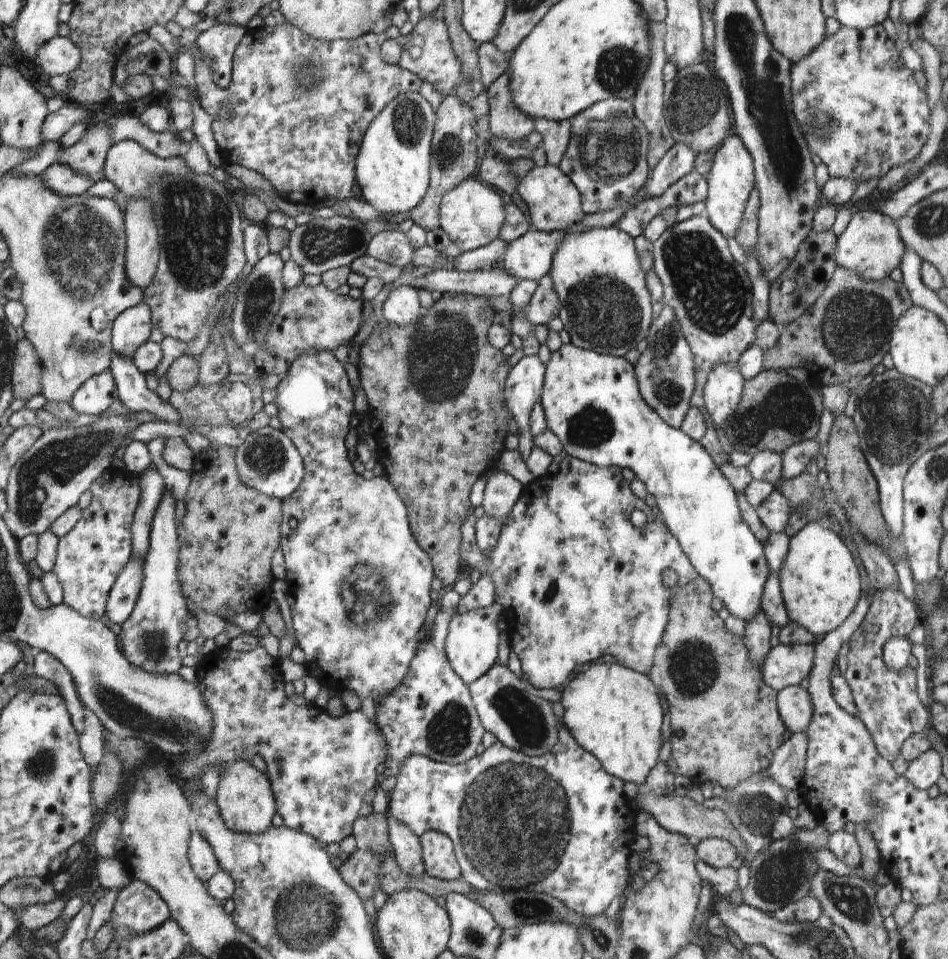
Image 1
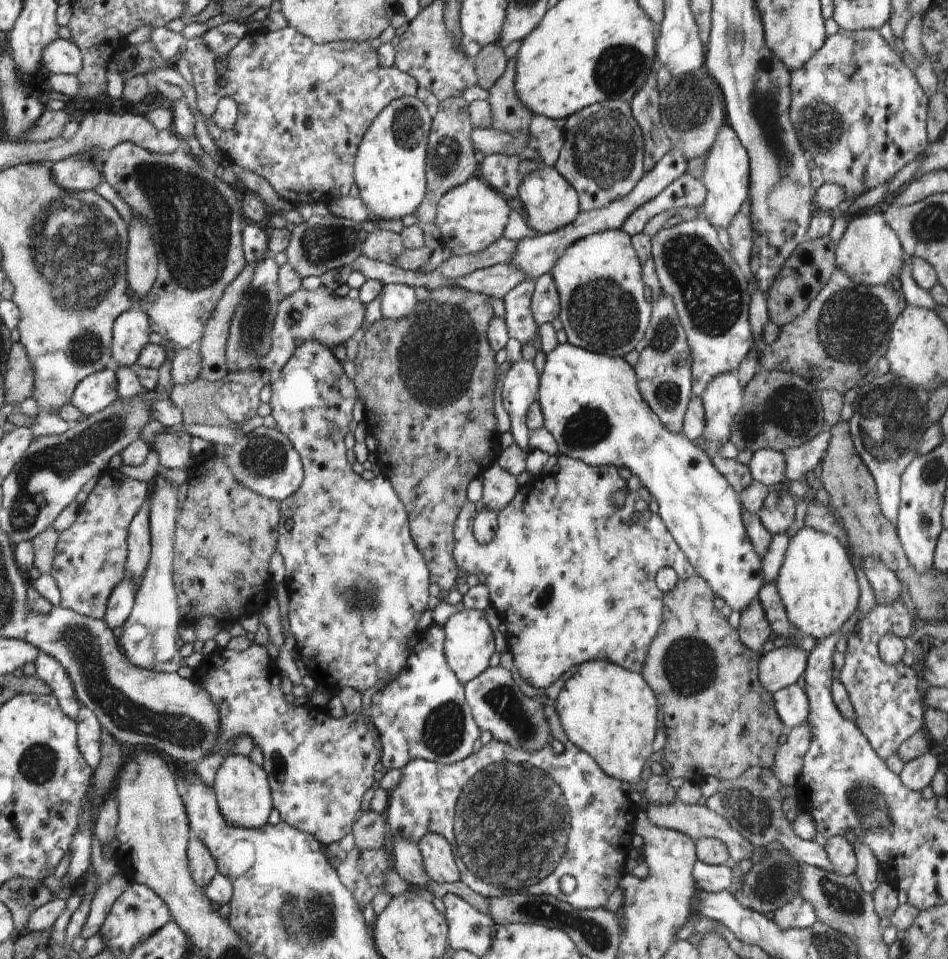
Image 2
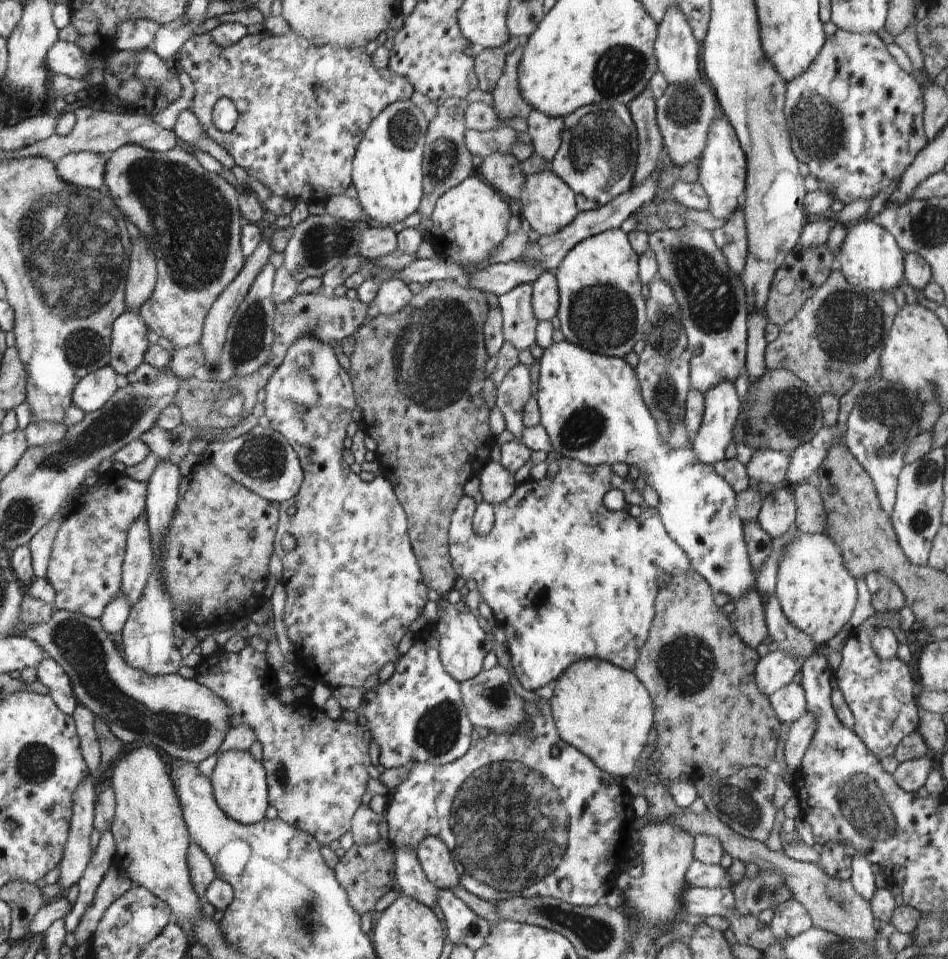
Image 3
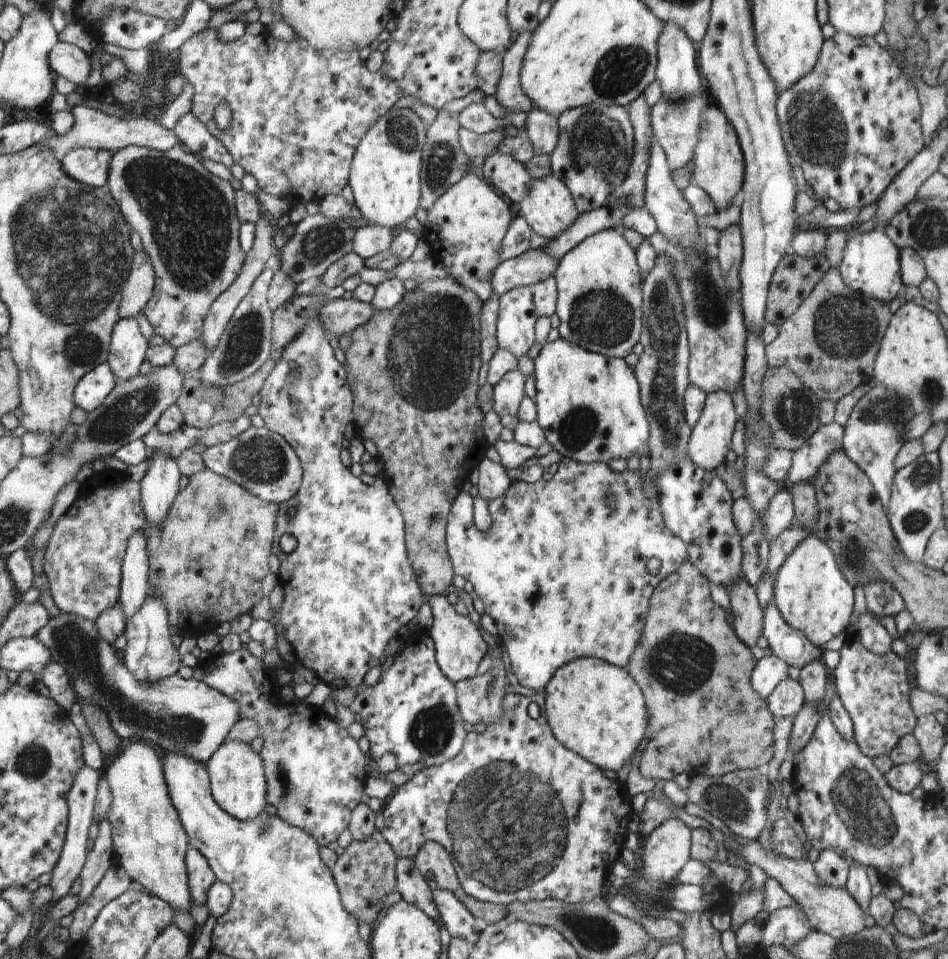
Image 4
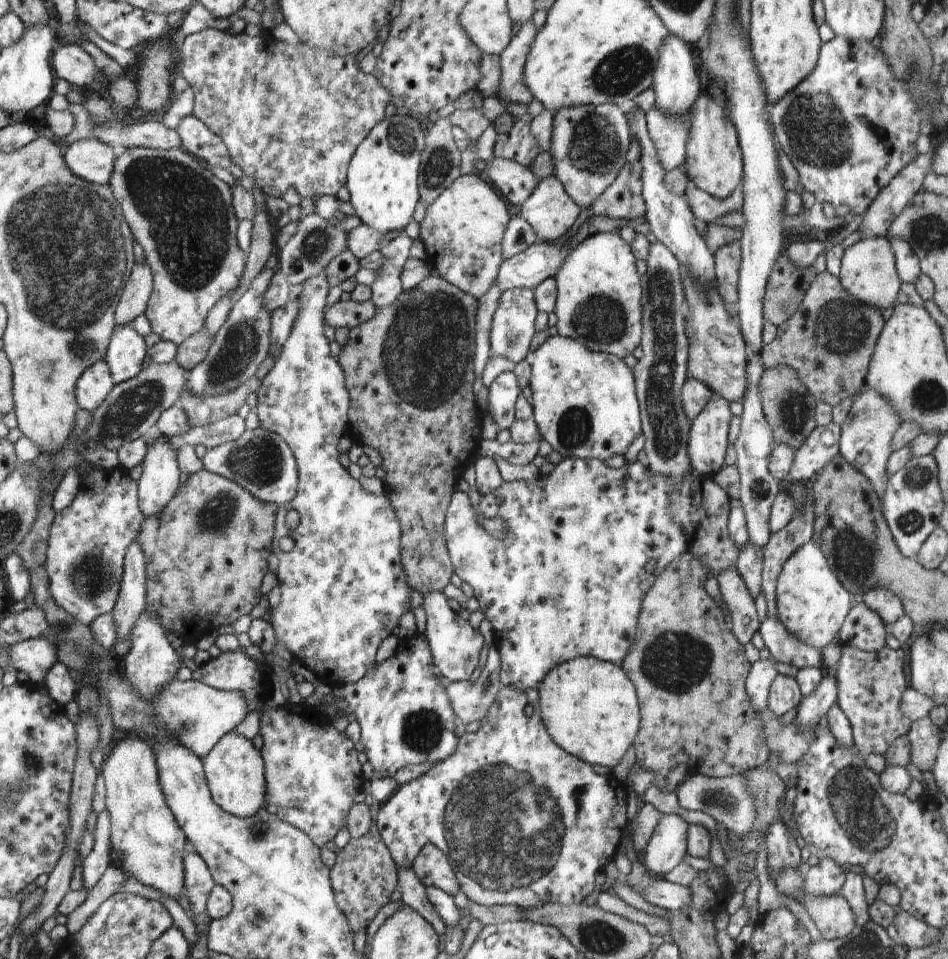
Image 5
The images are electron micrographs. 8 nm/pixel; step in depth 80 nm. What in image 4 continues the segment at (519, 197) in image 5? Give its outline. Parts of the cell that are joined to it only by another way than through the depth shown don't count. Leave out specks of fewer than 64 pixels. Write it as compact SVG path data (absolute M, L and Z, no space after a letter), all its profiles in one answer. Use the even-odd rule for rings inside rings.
M498 152L485 157L484 166L478 173L516 204L526 196L533 181L521 162Z

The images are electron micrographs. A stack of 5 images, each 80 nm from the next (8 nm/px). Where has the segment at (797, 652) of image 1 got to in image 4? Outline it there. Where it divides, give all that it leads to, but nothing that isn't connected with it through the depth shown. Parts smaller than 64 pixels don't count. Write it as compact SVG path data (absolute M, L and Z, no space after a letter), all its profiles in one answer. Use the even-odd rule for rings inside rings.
M764 655L754 667L751 674L752 688L765 701L776 685L783 679L788 677L787 670L789 665L780 660L776 655Z

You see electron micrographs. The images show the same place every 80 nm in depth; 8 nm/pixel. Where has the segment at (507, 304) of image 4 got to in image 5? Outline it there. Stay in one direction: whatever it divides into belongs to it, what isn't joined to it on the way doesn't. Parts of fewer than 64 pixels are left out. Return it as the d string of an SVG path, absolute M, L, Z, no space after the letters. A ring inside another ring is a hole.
M506 289L501 294L496 312L492 315L489 330L491 357L507 358L514 364L524 361L530 355L530 341L536 334L535 318L537 312L533 289Z

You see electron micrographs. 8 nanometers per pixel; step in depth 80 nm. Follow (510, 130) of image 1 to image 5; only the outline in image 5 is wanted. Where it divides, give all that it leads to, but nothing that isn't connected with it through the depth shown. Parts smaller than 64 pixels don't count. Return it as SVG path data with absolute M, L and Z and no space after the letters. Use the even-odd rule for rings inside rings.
M533 21L525 22L499 55L501 66L499 90L502 97L508 99L510 104L514 102L529 104L534 97L524 84L523 72L537 32L538 28Z

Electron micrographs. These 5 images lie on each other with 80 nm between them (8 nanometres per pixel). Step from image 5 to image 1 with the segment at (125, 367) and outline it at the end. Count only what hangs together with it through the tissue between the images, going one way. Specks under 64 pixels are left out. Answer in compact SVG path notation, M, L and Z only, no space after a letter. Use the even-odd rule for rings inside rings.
M139 303L115 318L112 346L121 357L132 358L140 346L148 342L152 330L151 309Z

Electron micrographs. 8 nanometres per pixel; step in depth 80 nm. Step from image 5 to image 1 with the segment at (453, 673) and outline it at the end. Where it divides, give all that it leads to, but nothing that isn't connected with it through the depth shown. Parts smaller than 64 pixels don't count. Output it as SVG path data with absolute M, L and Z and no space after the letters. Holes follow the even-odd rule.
M492 603L488 608L456 613L450 619L445 638L445 651L454 672L469 685L484 676L494 666L498 656L498 620L503 612L502 604Z

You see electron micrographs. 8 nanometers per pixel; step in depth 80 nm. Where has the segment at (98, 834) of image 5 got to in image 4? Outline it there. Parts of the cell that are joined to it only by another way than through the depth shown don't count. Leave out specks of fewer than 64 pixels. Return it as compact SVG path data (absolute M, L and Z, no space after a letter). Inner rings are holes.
M107 818L102 819L98 825L98 836L93 840L92 850L89 850L83 869L79 874L80 882L82 882L78 895L79 904L92 894L96 885L112 865L112 859L116 855L113 849L110 821Z

